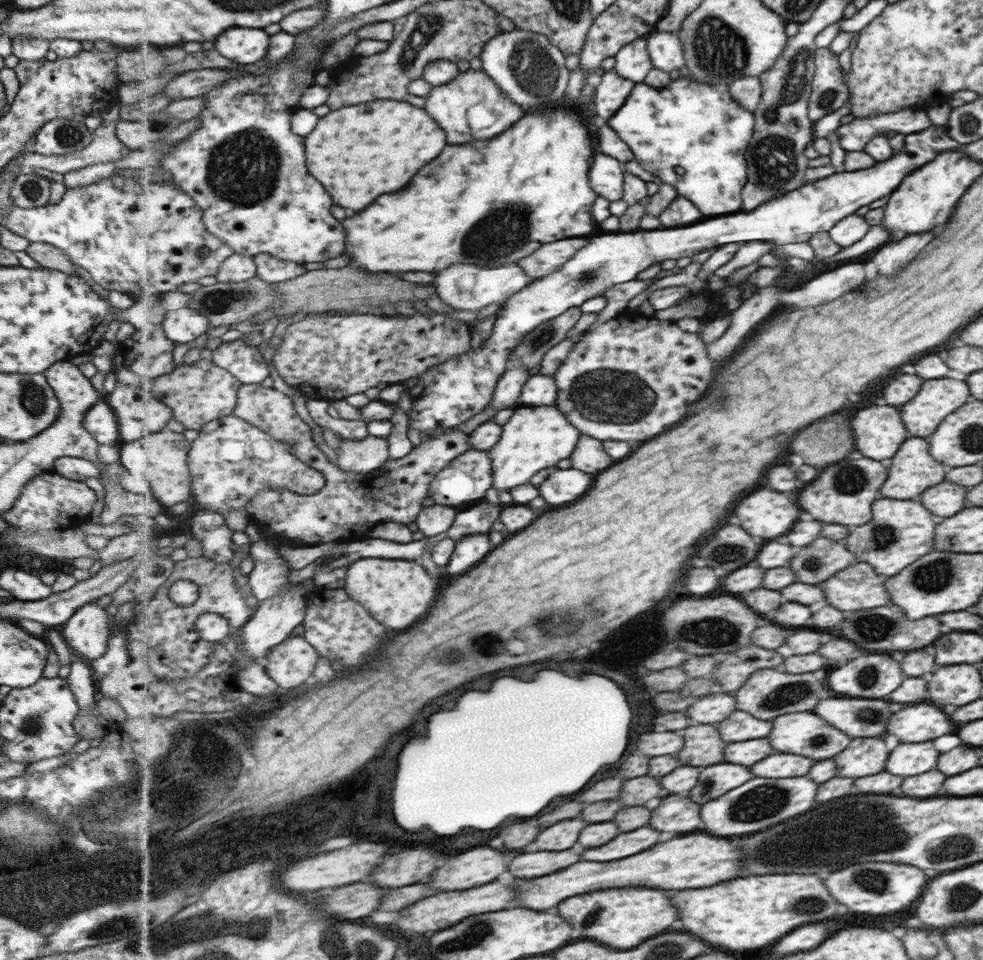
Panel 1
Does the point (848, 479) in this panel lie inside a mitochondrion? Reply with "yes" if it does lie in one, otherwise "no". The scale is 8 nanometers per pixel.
yes

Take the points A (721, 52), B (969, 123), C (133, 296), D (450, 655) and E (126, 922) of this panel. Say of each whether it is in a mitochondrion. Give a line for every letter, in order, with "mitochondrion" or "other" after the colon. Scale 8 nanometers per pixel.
A: mitochondrion
B: mitochondrion
C: other
D: mitochondrion
E: mitochondrion

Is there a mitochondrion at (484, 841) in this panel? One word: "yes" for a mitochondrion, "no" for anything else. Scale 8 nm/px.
no

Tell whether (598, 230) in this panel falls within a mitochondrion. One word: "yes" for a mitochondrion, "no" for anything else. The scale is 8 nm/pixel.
no

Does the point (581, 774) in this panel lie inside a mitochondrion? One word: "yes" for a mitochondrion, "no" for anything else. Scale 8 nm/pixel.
no

